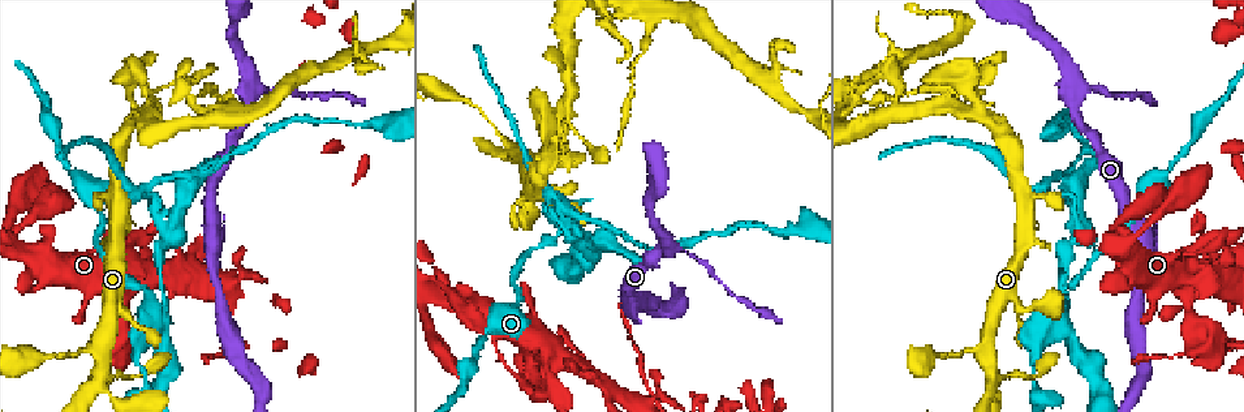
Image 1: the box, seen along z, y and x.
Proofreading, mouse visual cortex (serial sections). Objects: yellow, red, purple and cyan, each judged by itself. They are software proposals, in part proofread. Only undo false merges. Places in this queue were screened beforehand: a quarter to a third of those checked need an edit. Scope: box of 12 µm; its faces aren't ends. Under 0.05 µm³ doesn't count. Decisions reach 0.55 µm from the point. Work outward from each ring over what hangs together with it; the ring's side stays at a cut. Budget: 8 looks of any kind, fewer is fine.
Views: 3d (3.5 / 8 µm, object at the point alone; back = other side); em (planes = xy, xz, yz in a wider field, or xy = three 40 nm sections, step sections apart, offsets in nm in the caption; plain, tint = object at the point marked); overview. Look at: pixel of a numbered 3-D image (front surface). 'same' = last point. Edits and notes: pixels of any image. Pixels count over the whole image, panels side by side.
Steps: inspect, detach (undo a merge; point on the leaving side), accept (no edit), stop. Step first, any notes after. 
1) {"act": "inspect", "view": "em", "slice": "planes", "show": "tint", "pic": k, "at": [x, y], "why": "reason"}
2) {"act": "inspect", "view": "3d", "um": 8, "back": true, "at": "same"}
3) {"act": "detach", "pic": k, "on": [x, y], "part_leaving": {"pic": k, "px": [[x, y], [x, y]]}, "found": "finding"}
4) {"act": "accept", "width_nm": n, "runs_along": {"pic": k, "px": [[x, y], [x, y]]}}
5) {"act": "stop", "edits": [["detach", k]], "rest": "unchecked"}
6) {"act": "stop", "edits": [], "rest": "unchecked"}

{"act": "inspect", "view": "3d", "um": 8, "pic": 1, "at": [164, 272], "why": "four or more arms meet"}

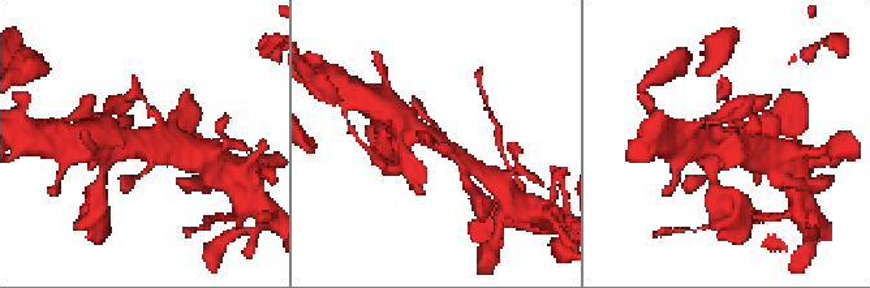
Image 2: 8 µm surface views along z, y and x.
{"act": "inspect", "view": "em", "slice": "xy", "step": 5, "show": "tint", "pic": 2, "at": [138, 136]}

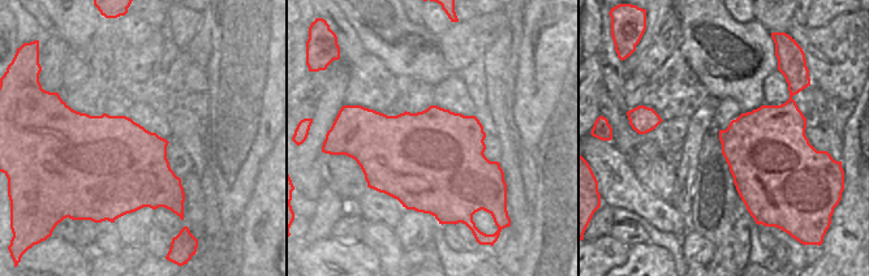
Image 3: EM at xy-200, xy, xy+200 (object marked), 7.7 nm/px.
{"act": "accept", "runs_along": {"pic": 2, "px": [[393, 119], [460, 157]]}, "found": "one cell here"}

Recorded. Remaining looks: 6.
{"act": "inspect", "view": "3d", "um": 3.5, "pic": 1, "at": [566, 224], "why": "four-way junction"}

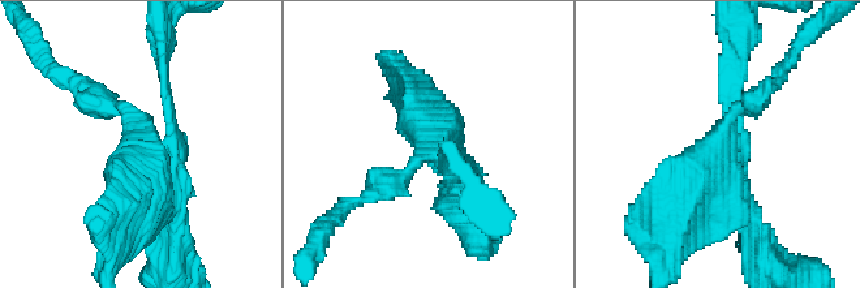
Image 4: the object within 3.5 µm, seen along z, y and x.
{"act": "inspect", "view": "em", "slice": "xy", "step": 3, "show": "tint", "pic": 4, "at": [720, 151], "arms": 4, "arm_widths_nm": [200, 200, 400, 600], "why": "now the EM"}

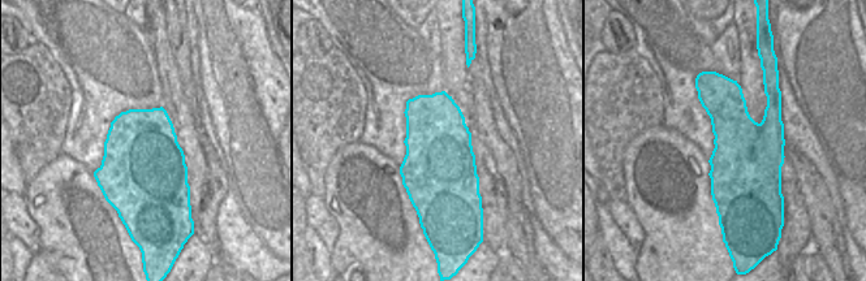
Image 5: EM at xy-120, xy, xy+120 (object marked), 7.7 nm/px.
{"act": "detach", "pic": 4, "on": [167, 95], "part_leaving": {"pic": 4, "px": [[170, 153], [162, 37]]}, "found": "a second cell is stuck on"}

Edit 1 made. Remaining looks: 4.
{"act": "inspect", "view": "overview", "why": "redraw"}

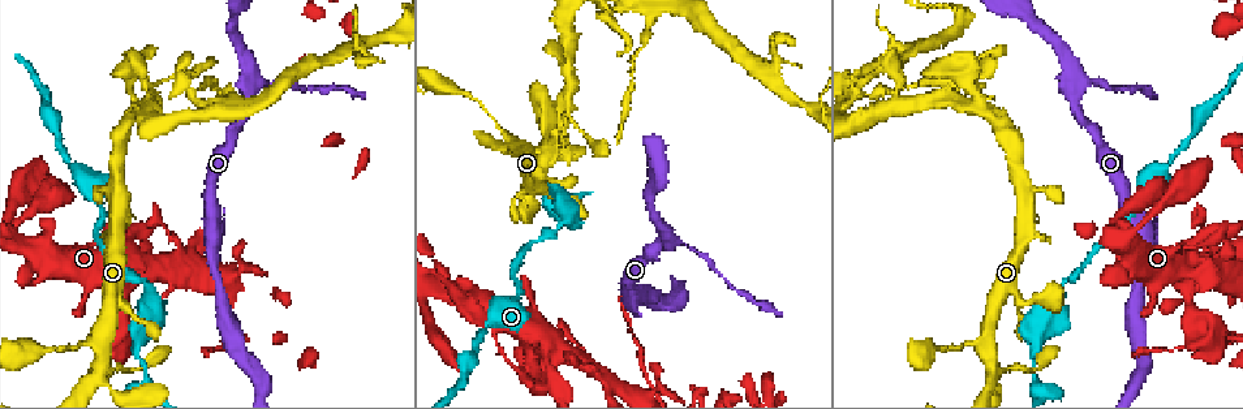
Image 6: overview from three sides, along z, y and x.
{"act": "inspect", "view": "3d", "um": 3.5, "pic": 6, "at": [98, 341], "why": "arms part here"}

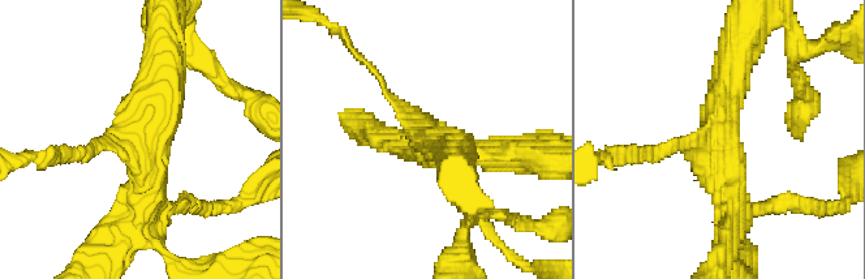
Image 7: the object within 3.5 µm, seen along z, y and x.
{"act": "inspect", "view": "em", "slice": "planes", "show": "tint", "pic": 7, "at": [140, 137], "arms": 3, "arm_widths_nm": [100, 400, 450], "why": "need the tissue"}

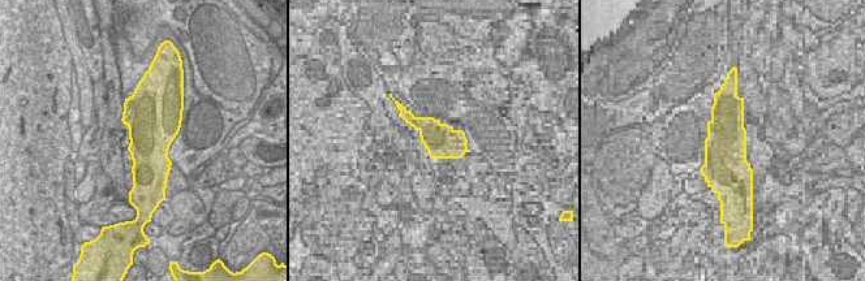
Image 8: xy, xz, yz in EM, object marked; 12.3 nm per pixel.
{"act": "accept", "runs_along": {"pic": 7, "px": [[166, 55], [142, 136], [142, 219]]}, "found": "one cell here"}

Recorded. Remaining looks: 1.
{"act": "stop", "edits": [["detach", 4]], "rest": "unchecked"}

